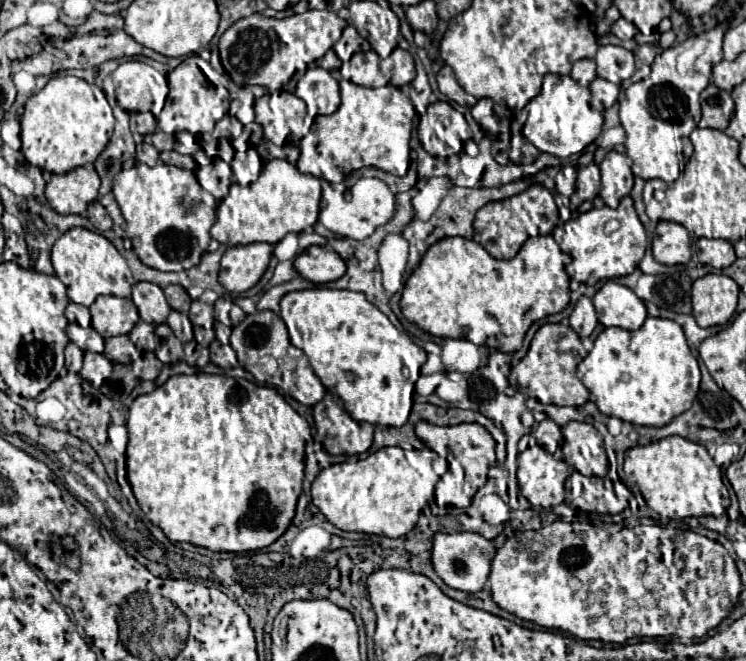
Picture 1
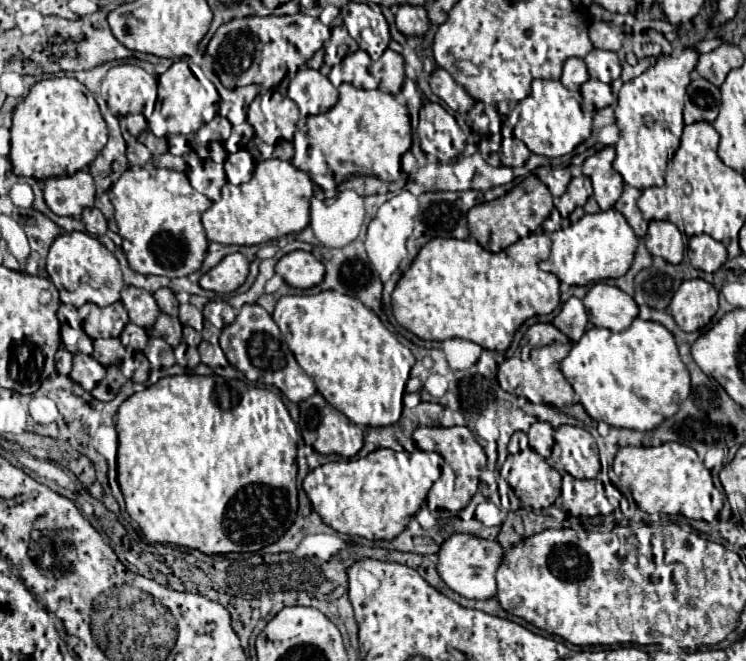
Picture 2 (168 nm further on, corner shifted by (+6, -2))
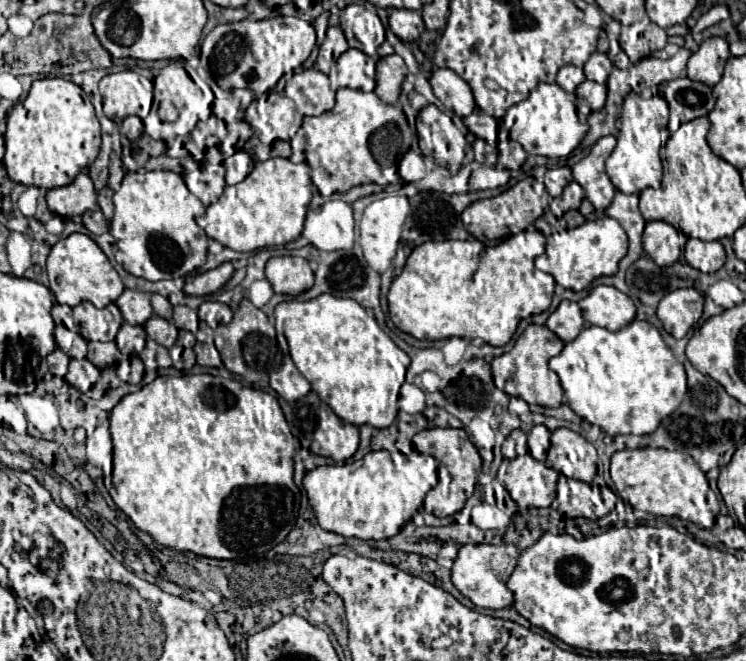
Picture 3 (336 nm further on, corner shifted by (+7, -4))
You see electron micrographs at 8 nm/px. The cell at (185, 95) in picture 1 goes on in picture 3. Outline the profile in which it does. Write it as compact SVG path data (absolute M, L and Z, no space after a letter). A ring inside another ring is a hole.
M180 60L170 62L166 68L160 70L160 74L153 81L153 104L147 118L143 120L144 133L155 140L169 142L176 136L185 136L194 130L194 126L200 120L208 120L212 110L212 102L204 102L202 90L194 84L194 80L184 70L184 64Z

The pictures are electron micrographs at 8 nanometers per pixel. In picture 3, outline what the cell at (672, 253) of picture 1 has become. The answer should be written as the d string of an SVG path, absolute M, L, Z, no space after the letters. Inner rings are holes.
M648 222L644 228L644 252L658 266L672 266L680 258L680 242L674 226L666 222Z

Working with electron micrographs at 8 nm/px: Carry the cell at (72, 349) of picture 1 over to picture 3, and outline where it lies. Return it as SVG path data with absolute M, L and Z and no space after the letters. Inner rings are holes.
M56 348L56 350L48 356L48 364L50 364L50 370L52 370L52 372L64 374L64 372L68 370L68 362L70 362L70 358L68 358L60 348Z

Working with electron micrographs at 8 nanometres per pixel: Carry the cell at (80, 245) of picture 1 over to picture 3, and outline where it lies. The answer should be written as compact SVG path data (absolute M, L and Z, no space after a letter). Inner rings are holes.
M70 234L64 240L58 240L54 248L48 254L48 278L50 278L50 290L56 296L58 304L66 304L70 308L78 306L80 302L88 300L96 308L104 308L124 292L124 284L106 258L106 254L98 248L98 244L86 236L86 234Z

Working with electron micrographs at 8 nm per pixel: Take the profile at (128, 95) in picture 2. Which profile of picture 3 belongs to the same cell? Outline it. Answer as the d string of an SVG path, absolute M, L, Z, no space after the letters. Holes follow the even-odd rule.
M134 70L108 74L100 80L103 111L110 120L120 122L126 116L146 118L153 102L153 83Z

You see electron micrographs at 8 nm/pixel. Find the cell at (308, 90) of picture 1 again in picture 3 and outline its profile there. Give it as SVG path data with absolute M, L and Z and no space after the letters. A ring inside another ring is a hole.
M304 70L294 74L286 84L286 96L294 100L302 116L318 116L334 106L334 90L328 76L318 70Z

